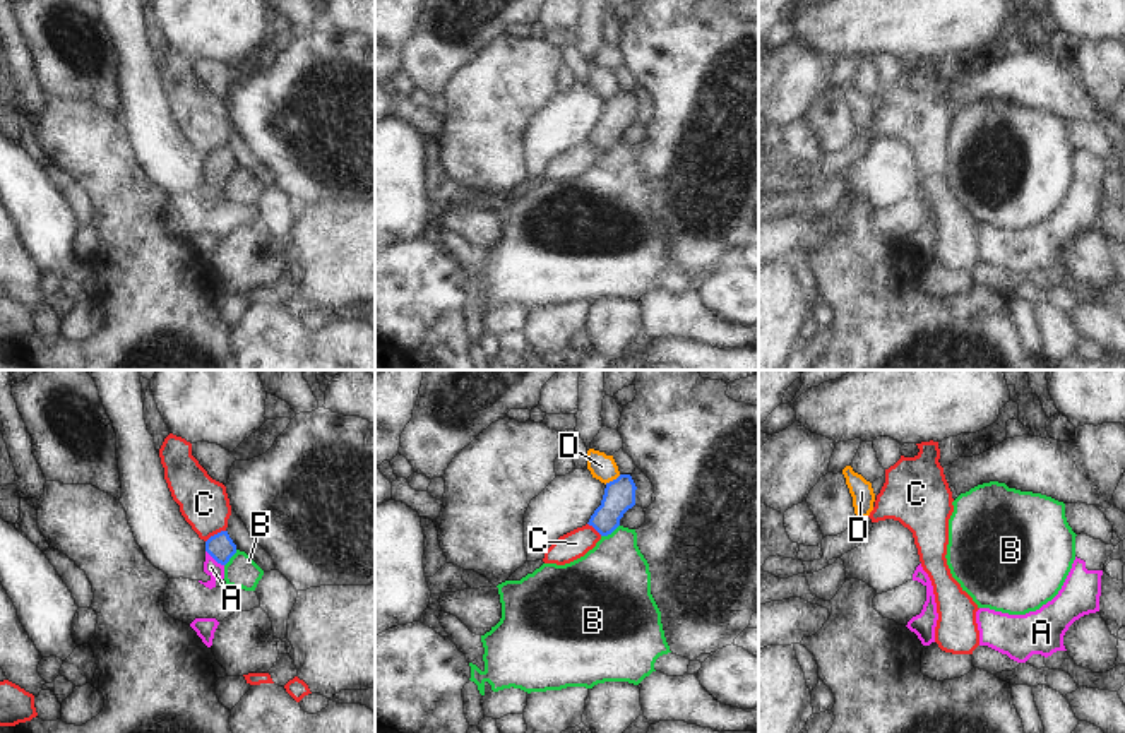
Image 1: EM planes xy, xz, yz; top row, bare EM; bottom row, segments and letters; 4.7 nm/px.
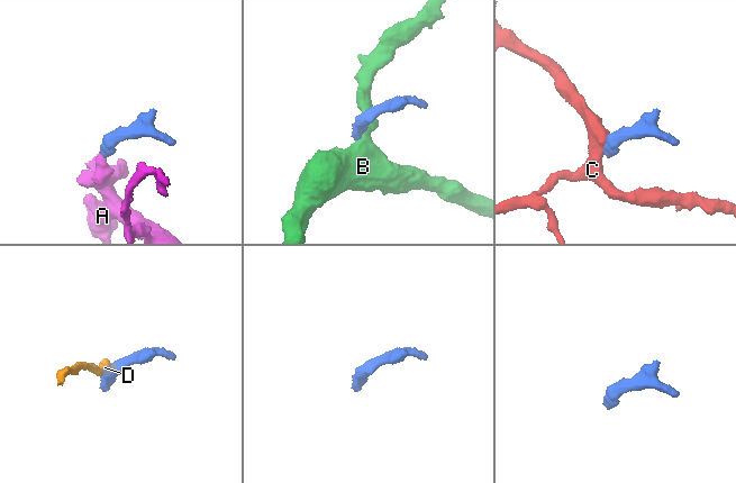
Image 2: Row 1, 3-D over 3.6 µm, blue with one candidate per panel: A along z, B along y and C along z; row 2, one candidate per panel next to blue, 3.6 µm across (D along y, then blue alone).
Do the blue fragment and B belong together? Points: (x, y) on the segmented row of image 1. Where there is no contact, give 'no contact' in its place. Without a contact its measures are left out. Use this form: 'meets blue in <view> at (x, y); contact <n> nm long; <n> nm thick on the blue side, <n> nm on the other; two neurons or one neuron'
meets blue in xz at (610, 533); contact 110 nm long; 150 nm thick on the blue side, 380 nm on the other; two neurons

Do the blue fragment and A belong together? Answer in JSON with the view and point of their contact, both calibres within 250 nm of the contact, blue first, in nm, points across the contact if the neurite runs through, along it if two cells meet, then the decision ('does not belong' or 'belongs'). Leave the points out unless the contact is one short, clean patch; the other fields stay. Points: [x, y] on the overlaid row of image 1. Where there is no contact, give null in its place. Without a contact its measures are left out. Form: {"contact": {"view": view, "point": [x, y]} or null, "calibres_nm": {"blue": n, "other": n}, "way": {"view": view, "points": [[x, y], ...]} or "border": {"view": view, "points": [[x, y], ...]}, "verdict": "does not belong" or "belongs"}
{"contact": {"view": "xy", "point": [214, 559]}, "calibres_nm": {"blue": 120, "other": 80}, "way": {"view": "xy", "points": [[220, 547], [214, 559], [211, 567]]}, "verdict": "belongs"}

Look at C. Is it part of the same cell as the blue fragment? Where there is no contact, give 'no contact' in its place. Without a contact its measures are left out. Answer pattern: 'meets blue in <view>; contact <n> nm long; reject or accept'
meets blue in xy; contact 110 nm long; reject

